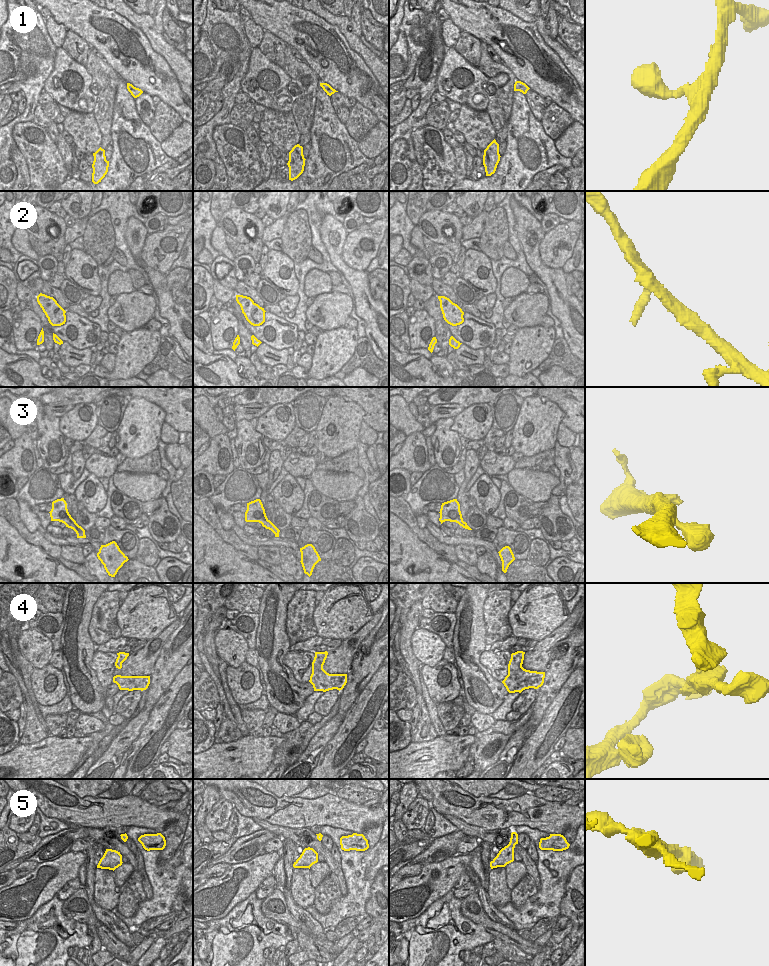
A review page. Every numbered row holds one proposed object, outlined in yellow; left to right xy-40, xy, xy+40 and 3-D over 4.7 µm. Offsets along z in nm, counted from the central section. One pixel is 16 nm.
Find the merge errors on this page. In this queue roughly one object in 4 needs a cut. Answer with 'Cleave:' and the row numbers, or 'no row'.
Cleave: no row

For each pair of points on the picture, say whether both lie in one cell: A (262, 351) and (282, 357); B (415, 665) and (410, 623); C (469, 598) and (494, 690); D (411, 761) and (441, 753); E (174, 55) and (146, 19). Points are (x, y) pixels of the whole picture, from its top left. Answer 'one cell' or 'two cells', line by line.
A: one cell
B: one cell
C: one cell
D: one cell
E: one cell

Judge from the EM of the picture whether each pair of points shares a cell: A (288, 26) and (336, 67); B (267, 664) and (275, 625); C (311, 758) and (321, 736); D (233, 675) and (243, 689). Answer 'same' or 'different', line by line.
A: same
B: same
C: same
D: same

